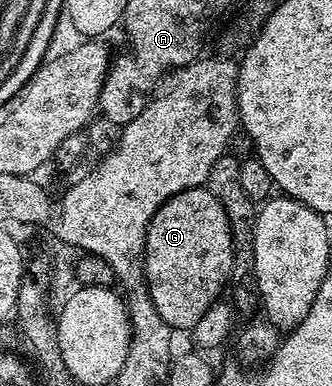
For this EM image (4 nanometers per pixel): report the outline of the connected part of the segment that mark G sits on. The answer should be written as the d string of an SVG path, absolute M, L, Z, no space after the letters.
M188 192L156 217L149 235L145 277L154 309L168 327L191 329L221 298L220 290L233 271L232 230L222 205L210 192Z

